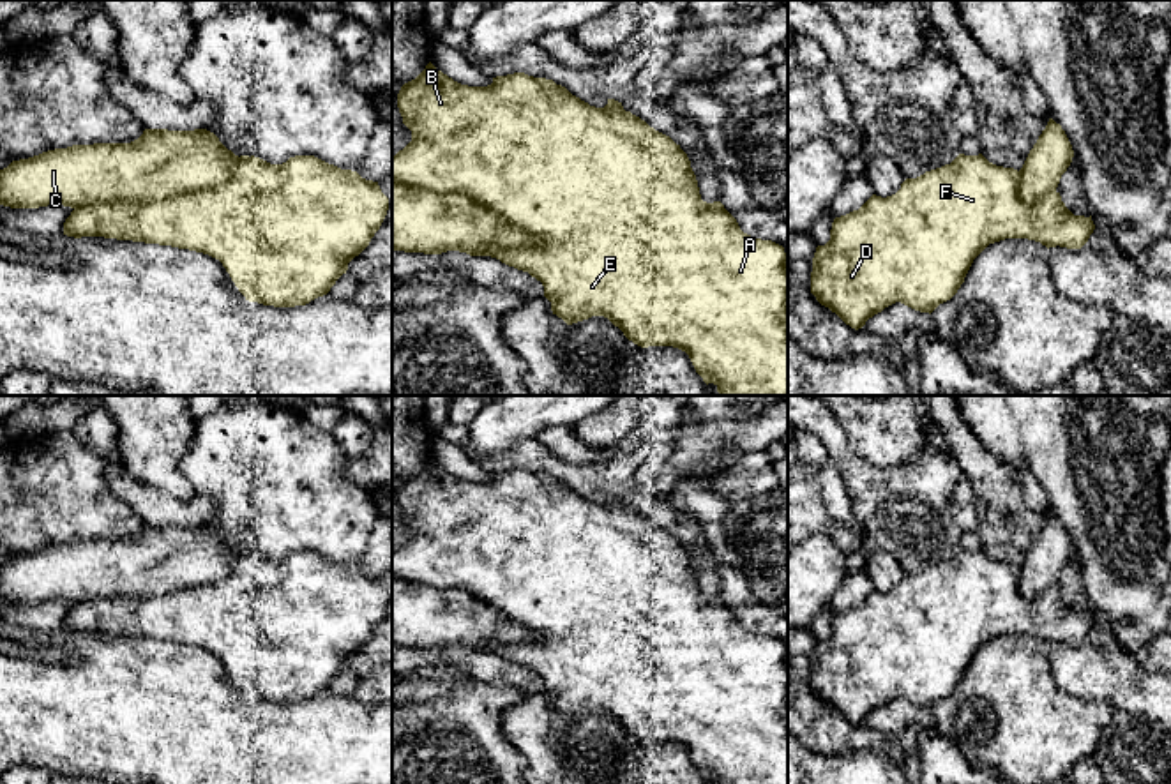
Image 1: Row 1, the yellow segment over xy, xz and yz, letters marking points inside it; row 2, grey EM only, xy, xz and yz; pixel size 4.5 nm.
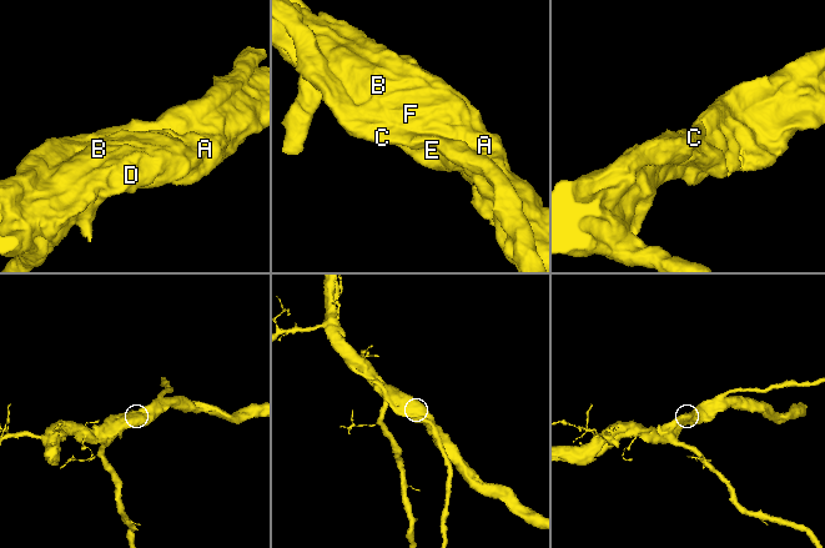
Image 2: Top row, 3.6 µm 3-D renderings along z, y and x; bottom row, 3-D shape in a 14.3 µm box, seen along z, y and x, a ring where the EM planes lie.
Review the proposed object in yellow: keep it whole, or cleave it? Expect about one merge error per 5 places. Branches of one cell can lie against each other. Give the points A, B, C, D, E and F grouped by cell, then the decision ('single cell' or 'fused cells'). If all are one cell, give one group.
A B C D E F; single cell

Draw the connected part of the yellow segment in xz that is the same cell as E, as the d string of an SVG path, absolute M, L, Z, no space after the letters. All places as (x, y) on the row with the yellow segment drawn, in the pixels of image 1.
M431 62L415 79L401 87L397 94L397 108L403 117L403 124L412 131L412 141L396 155L392 155L392 251L424 253L424 254L442 254L447 251L459 251L470 256L496 258L502 263L528 272L532 277L540 281L544 286L544 297L551 302L553 314L562 318L567 325L588 320L592 316L604 316L615 327L618 327L629 341L632 341L641 348L648 348L648 346L678 348L689 355L696 373L703 378L703 381L706 385L714 383L721 396L788 396L788 270L786 270L784 247L772 240L761 240L744 233L737 219L724 208L721 201L714 201L714 203L703 201L687 154L669 136L655 131L645 120L632 115L631 111L625 111L622 102L615 99L608 99L608 104L604 108L595 108L581 101L579 97L572 95L565 87L556 85L553 79L533 78L525 72L514 72L514 74L493 78L493 83L487 87L468 87L443 74Z

